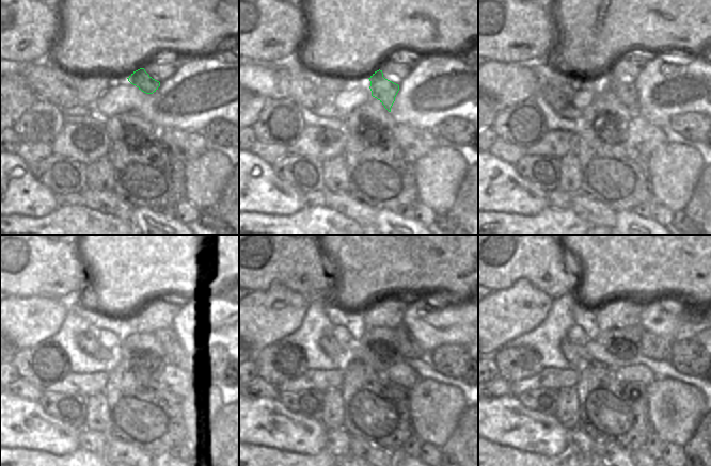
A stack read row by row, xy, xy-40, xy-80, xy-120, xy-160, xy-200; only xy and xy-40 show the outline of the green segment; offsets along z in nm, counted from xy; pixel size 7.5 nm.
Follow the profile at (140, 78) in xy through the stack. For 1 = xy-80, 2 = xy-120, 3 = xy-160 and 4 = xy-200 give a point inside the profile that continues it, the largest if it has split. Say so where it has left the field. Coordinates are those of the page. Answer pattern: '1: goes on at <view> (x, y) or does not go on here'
1: goes on at xy-80 (627, 93)
2: goes on at xy-120 (167, 337)
3: goes on at xy-160 (407, 341)
4: goes on at xy-200 (652, 347)

